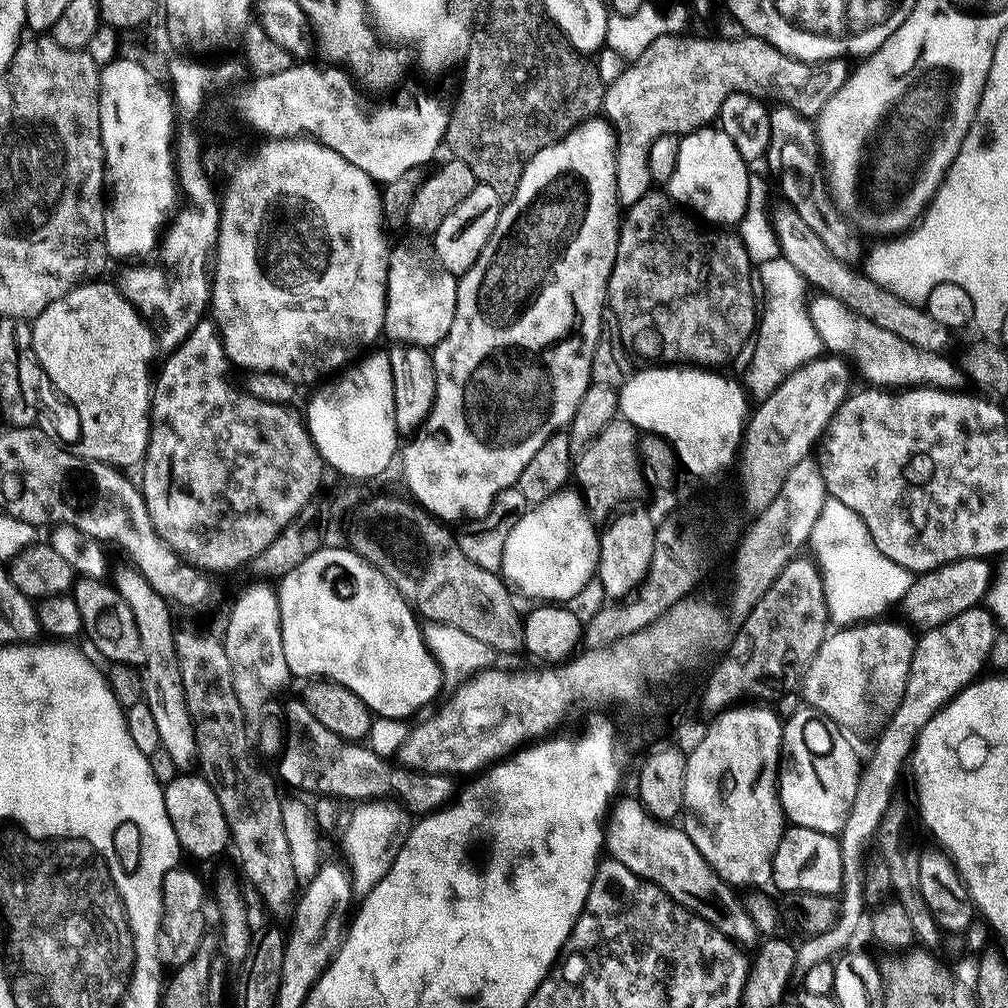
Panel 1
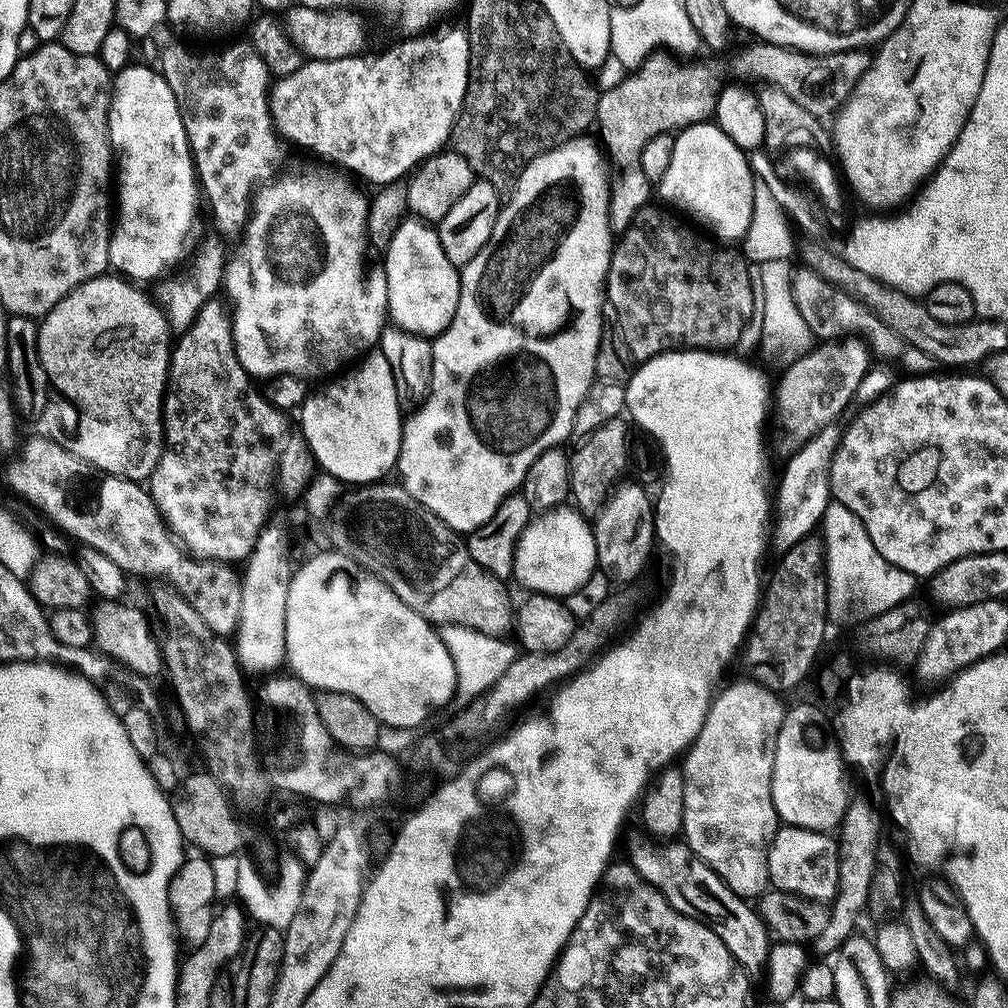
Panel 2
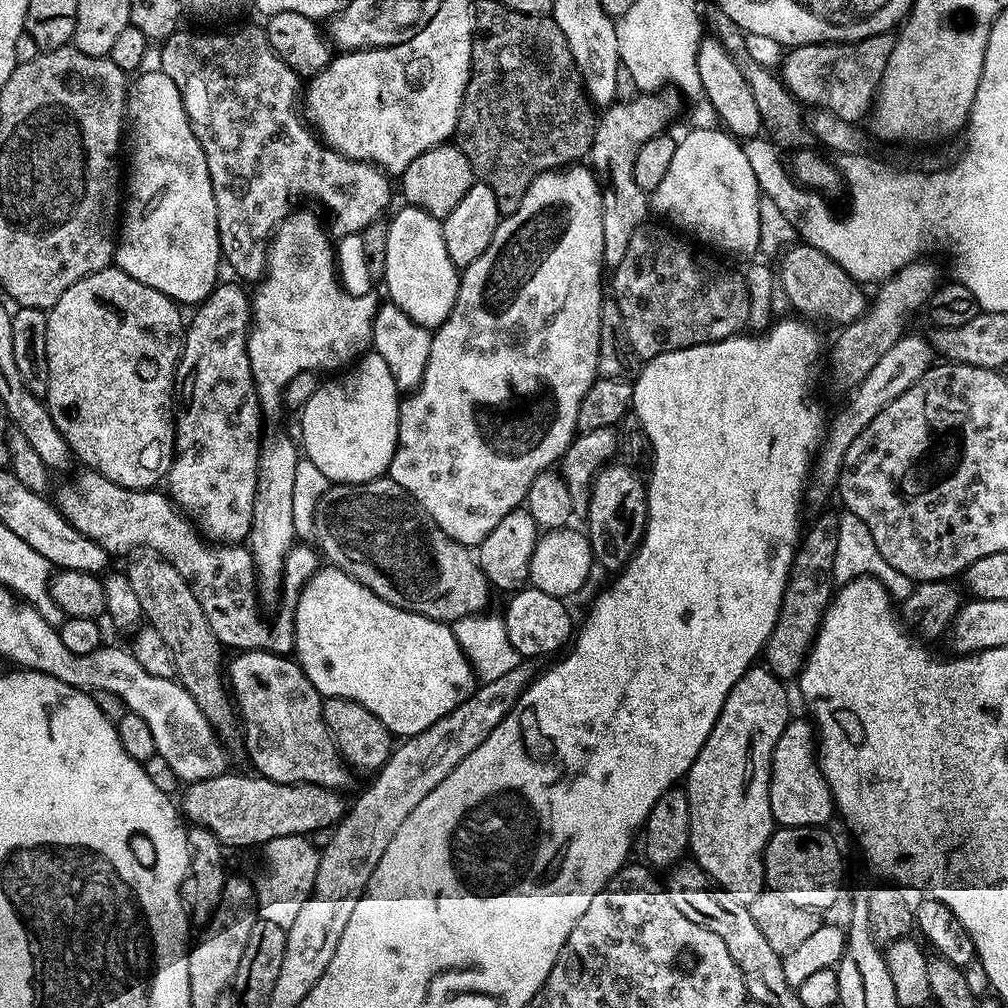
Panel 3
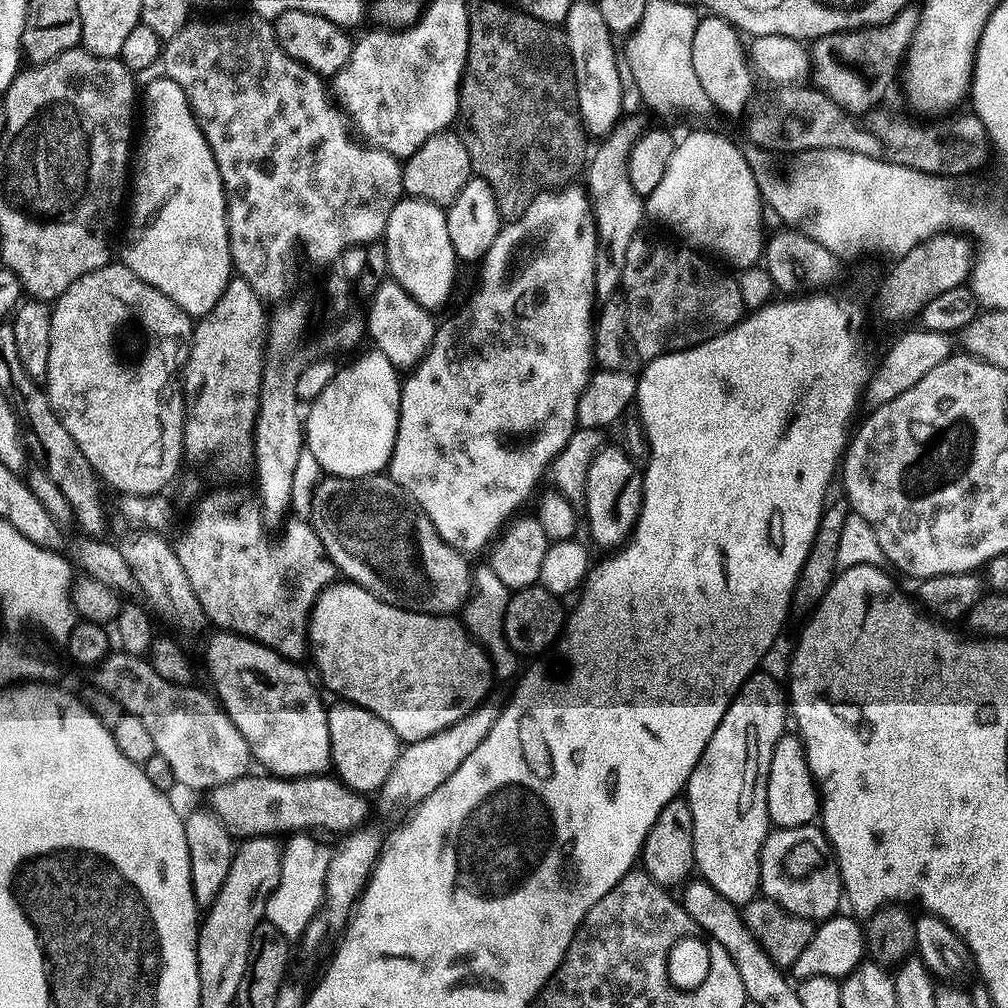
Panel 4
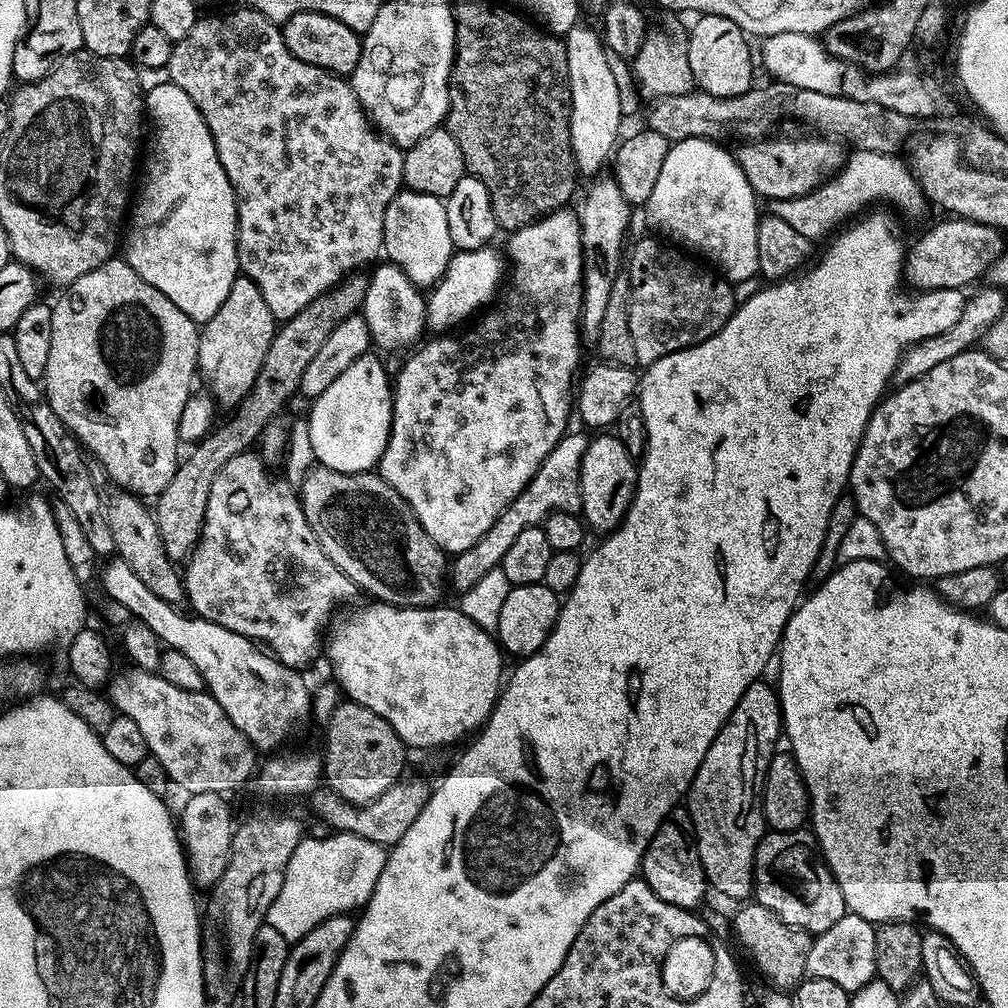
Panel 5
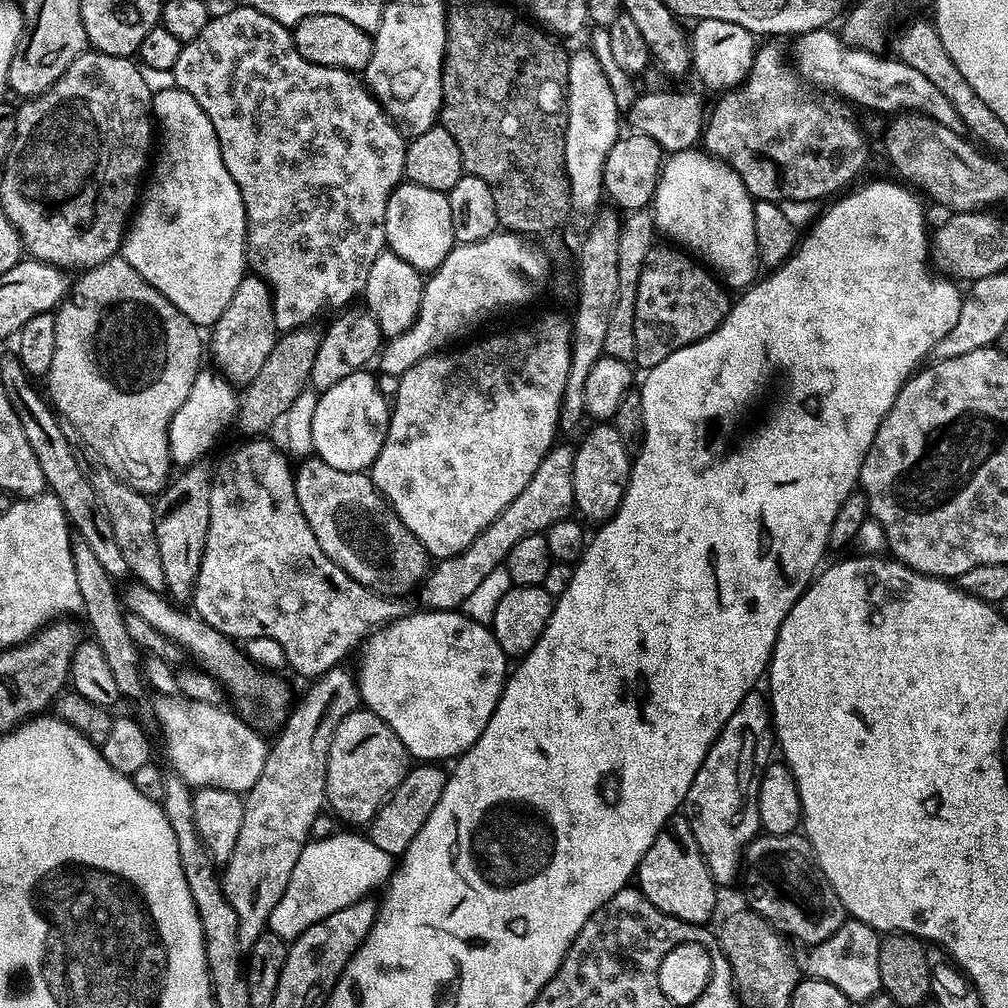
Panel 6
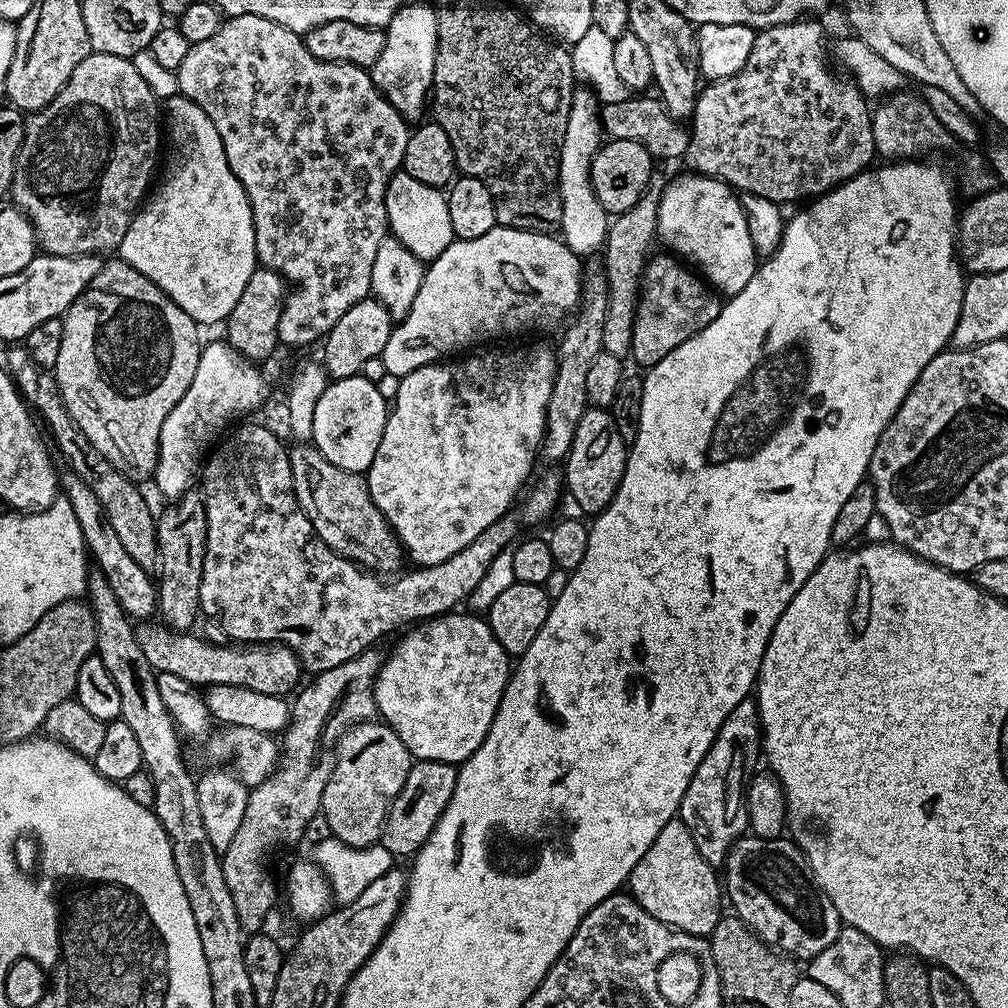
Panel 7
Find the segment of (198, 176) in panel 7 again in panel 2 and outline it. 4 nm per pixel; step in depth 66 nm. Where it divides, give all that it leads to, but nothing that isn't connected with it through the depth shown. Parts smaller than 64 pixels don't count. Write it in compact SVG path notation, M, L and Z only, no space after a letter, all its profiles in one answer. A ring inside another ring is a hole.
M133 62L115 73L108 125L114 160L118 165L118 192L120 188L120 208L118 204L108 262L129 281L159 281L159 276L167 268L174 267L187 254L188 239L196 228L200 204L202 208L202 189L192 160L192 147L186 138L186 126L174 90L170 90L163 74L142 62Z

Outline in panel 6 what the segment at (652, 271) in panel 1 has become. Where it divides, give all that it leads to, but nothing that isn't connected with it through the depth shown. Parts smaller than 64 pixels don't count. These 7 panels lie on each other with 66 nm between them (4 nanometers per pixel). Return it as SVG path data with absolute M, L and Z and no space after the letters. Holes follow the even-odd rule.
M653 246L642 262L642 270L636 286L634 302L634 342L636 343L635 367L647 370L658 366L674 350L682 350L702 338L706 338L714 330L718 330L730 307L729 289L699 259L693 258L687 251L676 246L660 248Z

